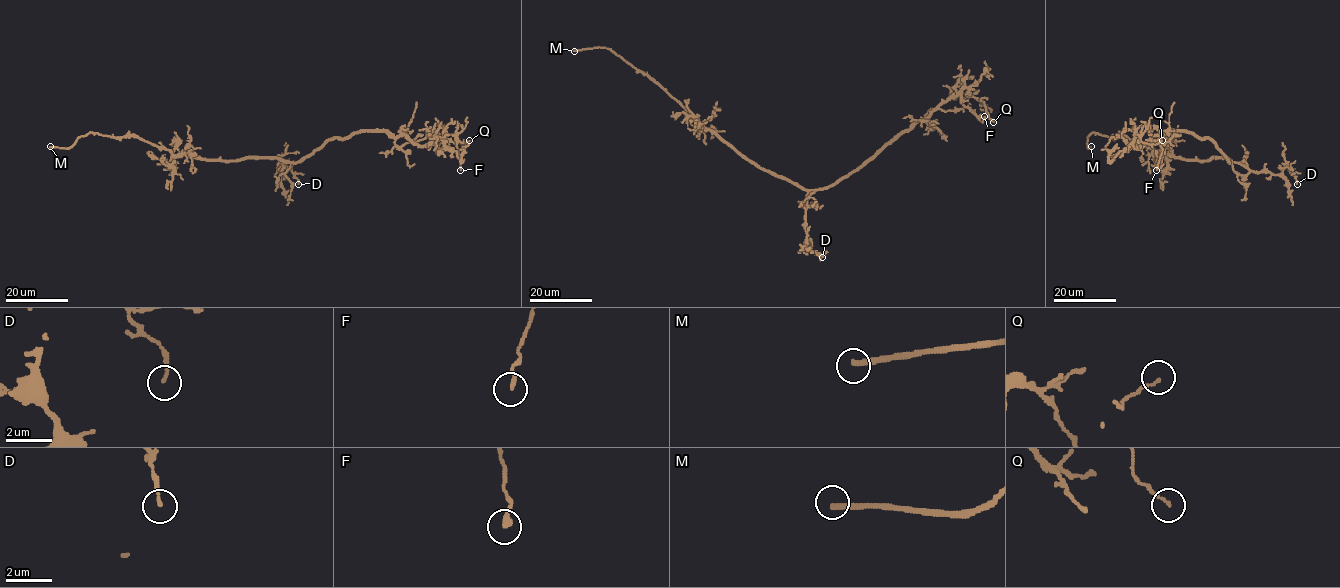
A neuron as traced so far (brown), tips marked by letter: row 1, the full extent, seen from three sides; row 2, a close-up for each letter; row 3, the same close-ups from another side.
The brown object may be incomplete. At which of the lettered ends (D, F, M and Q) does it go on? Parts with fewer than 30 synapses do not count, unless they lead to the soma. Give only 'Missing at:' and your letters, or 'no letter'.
Missing at: M

